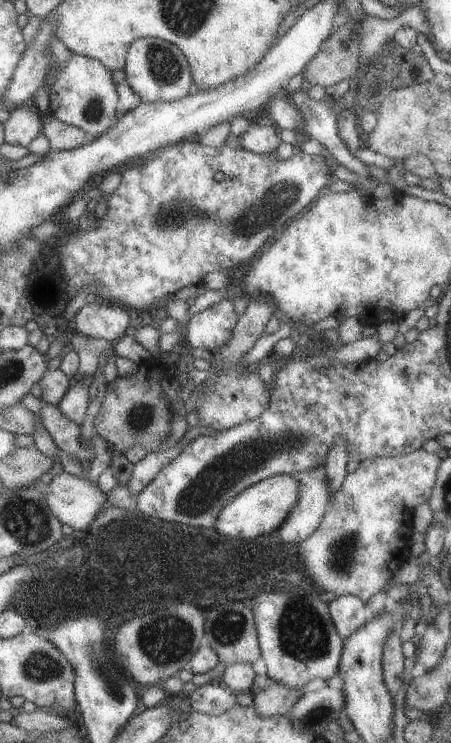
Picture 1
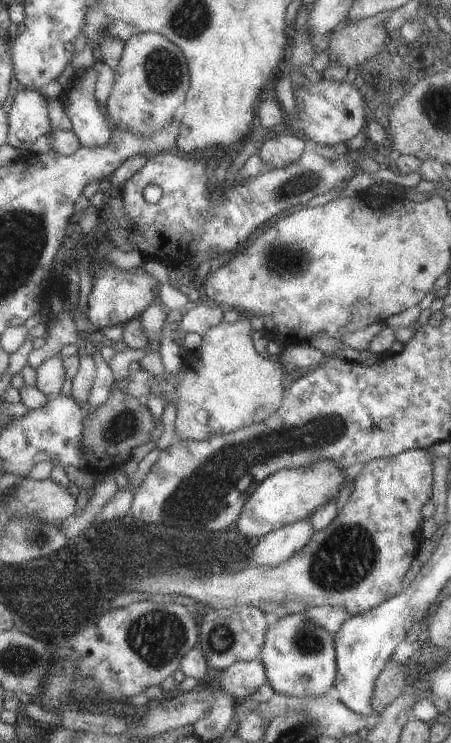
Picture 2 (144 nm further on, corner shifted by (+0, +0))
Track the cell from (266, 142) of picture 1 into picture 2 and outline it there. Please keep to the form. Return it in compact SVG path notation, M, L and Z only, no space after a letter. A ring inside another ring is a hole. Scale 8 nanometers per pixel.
M273 136L261 144L257 156L263 162L269 162L273 168L285 168L287 164L295 162L305 152L305 142L297 136Z

